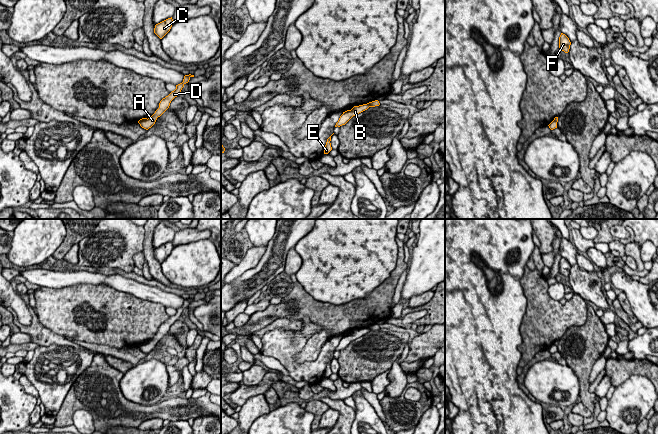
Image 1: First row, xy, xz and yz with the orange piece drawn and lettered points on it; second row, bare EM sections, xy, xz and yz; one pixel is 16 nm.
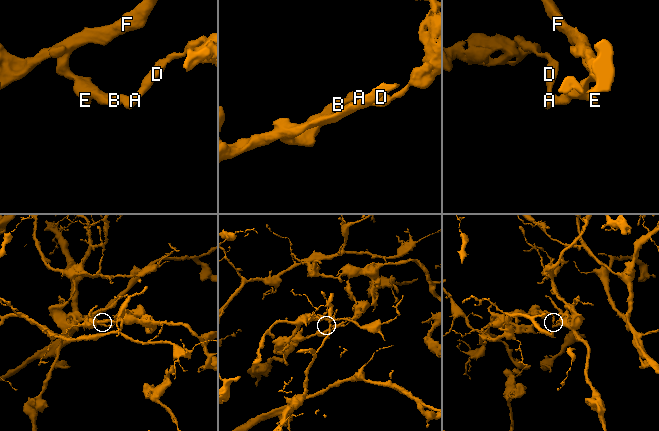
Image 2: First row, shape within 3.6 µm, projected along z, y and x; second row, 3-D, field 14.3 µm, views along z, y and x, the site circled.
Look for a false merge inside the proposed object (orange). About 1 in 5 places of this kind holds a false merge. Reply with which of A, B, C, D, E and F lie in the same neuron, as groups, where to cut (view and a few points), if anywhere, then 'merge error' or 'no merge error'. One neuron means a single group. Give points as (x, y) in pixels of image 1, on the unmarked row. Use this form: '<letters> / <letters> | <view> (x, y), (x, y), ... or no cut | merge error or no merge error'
A D / B C E F | xy (146, 342), (139, 347) | merge error

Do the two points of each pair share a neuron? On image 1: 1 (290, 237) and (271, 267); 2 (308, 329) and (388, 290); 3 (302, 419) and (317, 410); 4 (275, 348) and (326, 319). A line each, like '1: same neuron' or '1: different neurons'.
1: same neuron
2: different neurons
3: different neurons
4: different neurons

